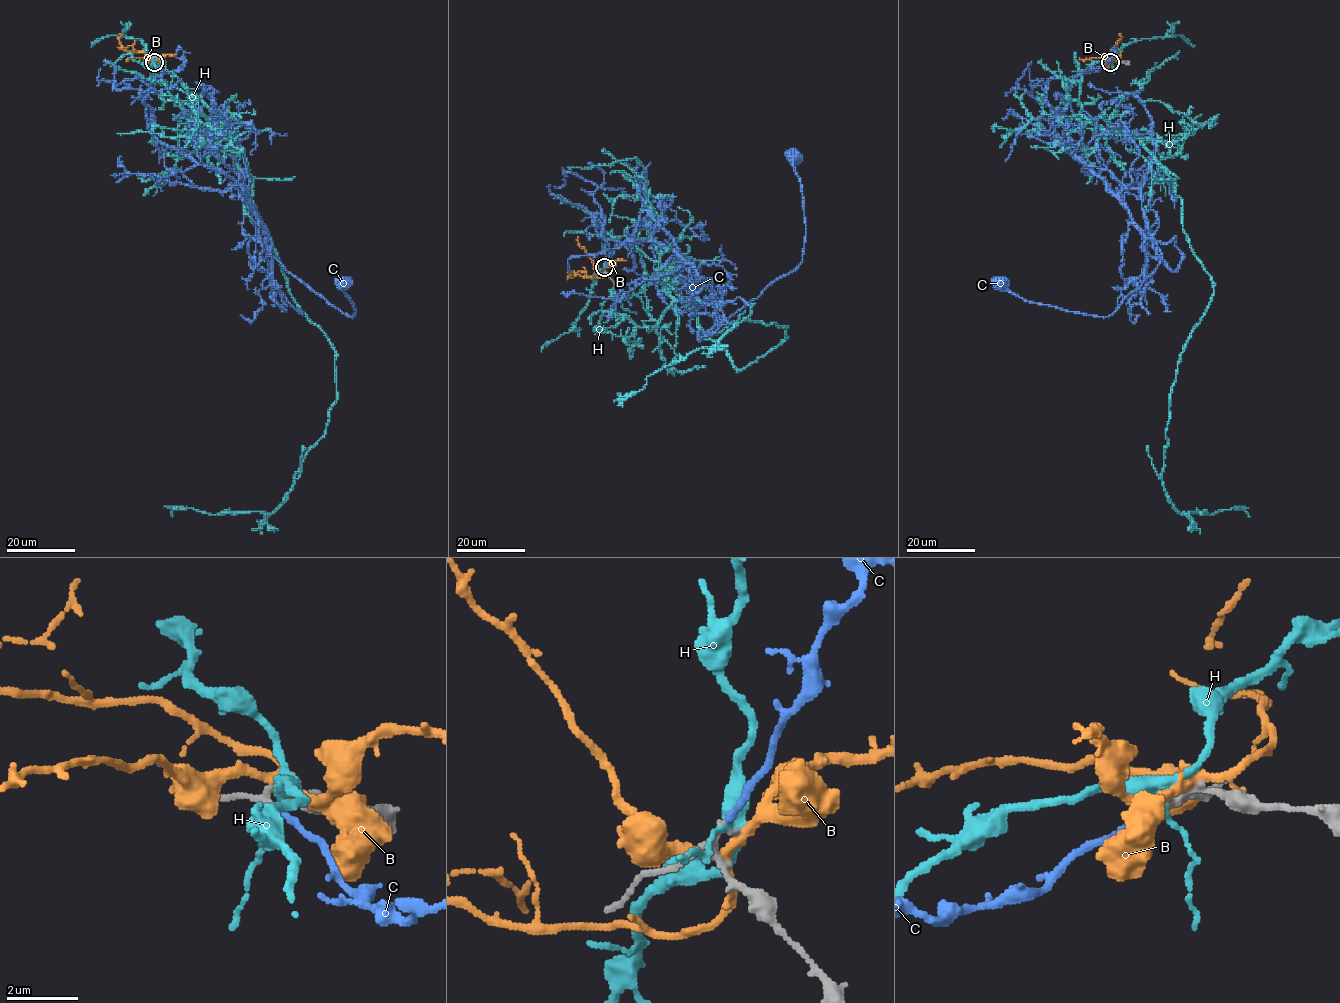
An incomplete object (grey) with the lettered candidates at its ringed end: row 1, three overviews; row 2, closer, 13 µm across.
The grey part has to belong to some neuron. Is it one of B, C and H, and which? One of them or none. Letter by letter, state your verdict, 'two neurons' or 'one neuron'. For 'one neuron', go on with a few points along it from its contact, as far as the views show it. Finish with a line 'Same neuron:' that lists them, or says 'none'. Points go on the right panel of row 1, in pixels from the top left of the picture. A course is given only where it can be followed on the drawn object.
B: two neurons
C: one neuron; course (1110, 62), (1076, 75), (1065, 100), (1079, 125), (1084, 163), (1161, 260), (1104, 317), (1027, 301), (998, 284)
H: two neurons
Same neuron: C

